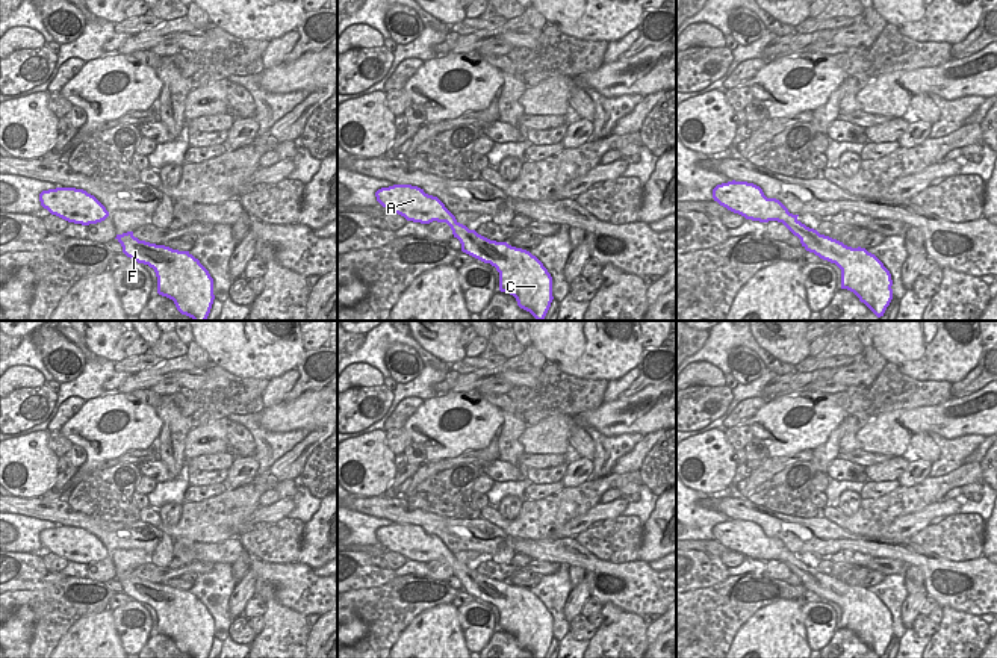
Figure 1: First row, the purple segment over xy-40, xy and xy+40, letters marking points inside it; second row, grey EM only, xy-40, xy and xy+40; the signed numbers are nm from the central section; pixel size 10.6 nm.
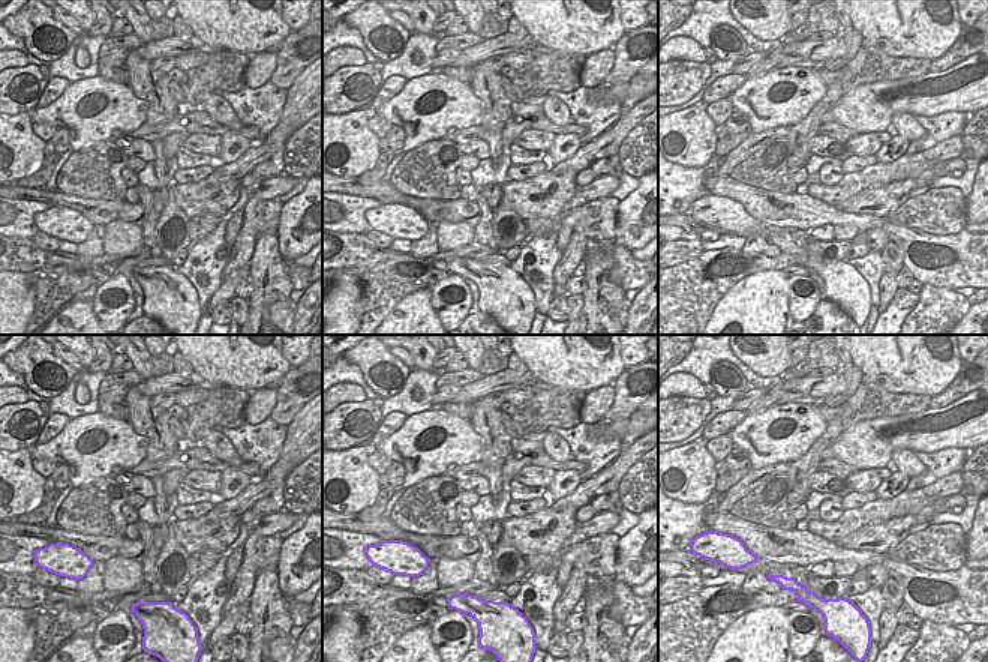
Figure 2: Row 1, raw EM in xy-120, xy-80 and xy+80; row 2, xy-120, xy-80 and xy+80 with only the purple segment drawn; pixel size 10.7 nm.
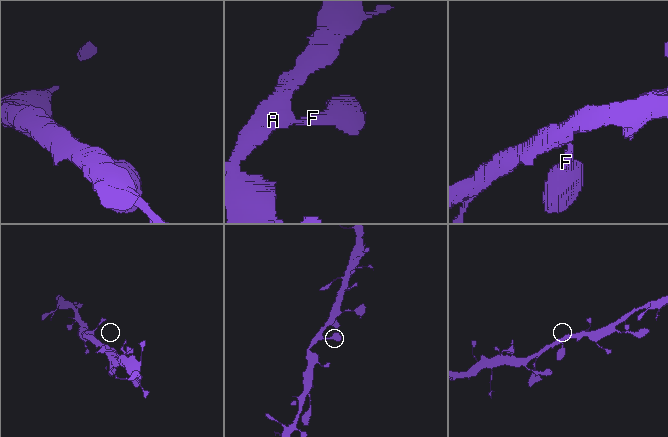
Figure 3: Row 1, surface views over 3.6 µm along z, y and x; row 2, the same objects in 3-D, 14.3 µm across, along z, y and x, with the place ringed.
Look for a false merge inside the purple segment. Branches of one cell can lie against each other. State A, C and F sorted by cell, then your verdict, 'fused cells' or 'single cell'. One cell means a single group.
A C F | single cell

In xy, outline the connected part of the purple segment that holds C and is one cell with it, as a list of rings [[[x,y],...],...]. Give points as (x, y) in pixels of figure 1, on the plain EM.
[[[393,523],[375,531],[377,540],[407,560],[430,563],[446,561],[461,590],[490,602],[499,611],[499,629],[516,637],[517,644],[536,658],[545,658],[552,635],[552,616],[543,602],[530,590],[490,579],[460,563],[445,543],[424,528],[412,523]]]

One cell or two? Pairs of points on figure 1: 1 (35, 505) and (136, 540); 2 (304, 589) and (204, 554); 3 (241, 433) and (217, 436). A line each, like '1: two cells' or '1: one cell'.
1: one cell
2: one cell
3: two cells

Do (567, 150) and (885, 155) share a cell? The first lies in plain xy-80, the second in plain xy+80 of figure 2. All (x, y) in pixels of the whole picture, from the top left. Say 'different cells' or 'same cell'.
same cell

